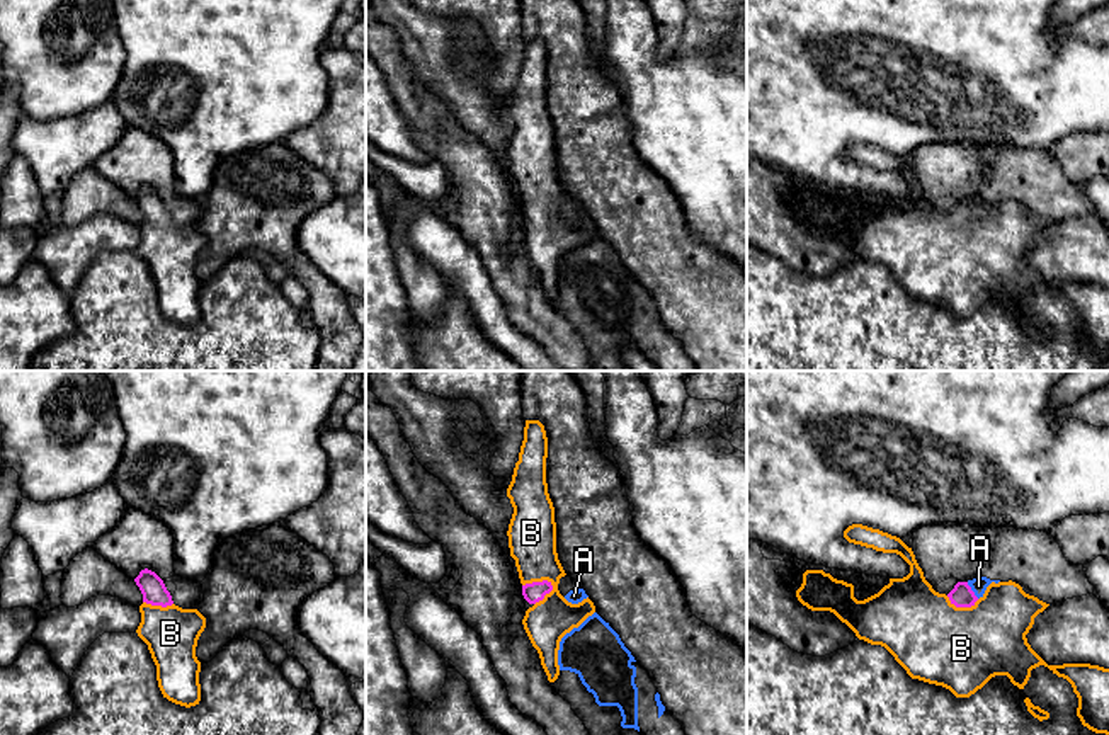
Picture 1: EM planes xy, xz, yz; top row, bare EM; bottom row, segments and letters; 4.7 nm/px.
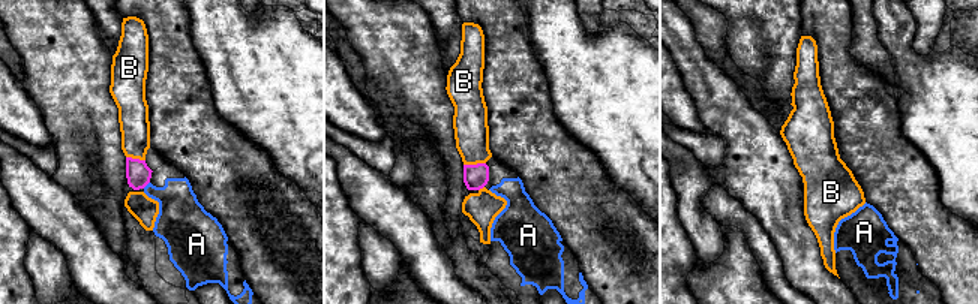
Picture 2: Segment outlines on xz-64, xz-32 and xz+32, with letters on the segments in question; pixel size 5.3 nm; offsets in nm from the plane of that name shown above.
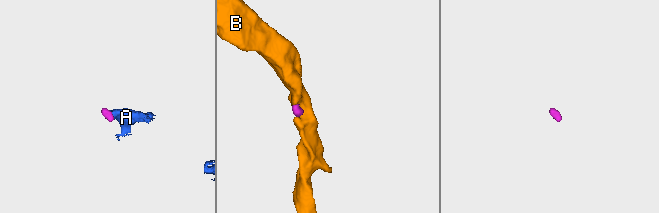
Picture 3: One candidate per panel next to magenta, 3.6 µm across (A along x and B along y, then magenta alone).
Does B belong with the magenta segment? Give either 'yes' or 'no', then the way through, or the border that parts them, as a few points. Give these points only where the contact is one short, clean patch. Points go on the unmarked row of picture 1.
yes; runs through xz (533, 211), (540, 201), (531, 152)

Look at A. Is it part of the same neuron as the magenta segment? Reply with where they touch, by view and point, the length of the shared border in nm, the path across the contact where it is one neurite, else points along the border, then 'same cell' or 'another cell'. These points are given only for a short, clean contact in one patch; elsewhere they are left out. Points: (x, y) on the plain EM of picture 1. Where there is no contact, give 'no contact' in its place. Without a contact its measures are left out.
yz (972, 210) | 100 nm | along yz (966, 201), (978, 216) | another cell

